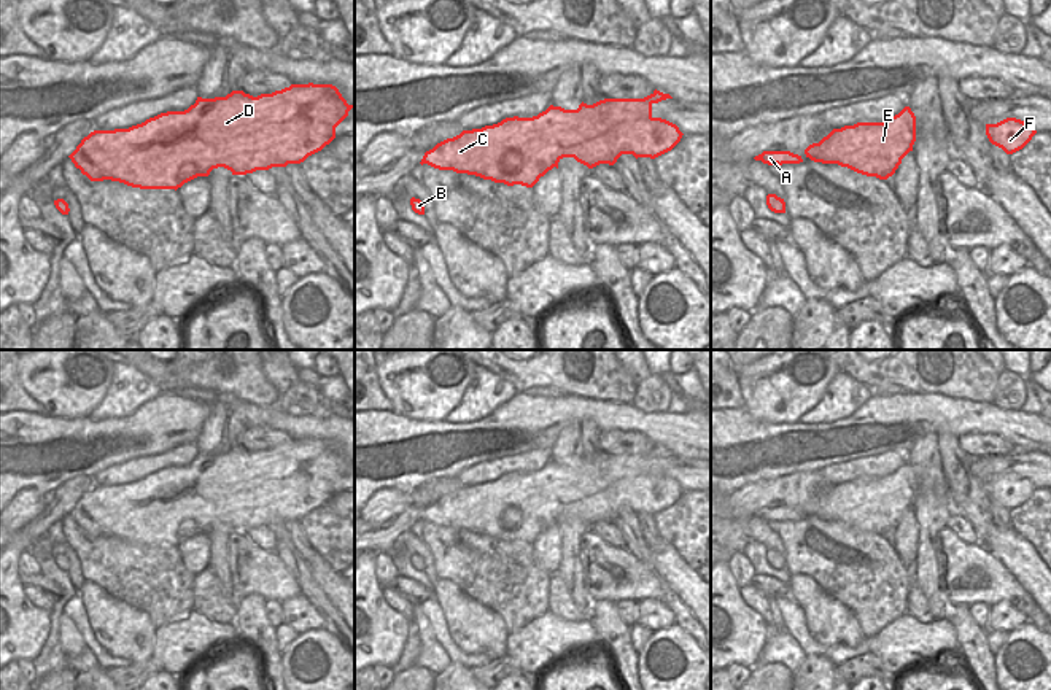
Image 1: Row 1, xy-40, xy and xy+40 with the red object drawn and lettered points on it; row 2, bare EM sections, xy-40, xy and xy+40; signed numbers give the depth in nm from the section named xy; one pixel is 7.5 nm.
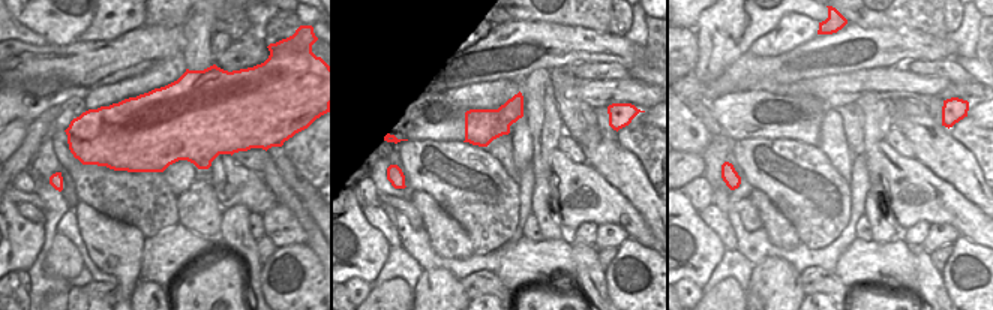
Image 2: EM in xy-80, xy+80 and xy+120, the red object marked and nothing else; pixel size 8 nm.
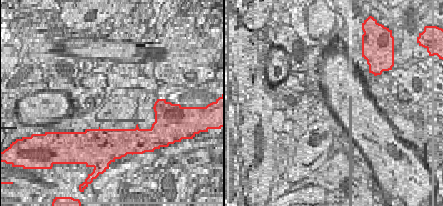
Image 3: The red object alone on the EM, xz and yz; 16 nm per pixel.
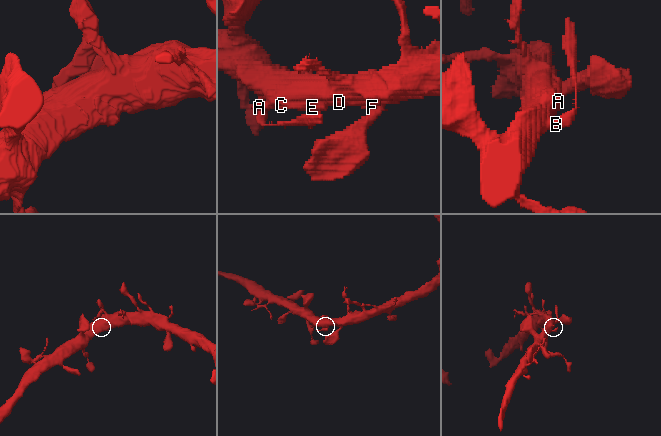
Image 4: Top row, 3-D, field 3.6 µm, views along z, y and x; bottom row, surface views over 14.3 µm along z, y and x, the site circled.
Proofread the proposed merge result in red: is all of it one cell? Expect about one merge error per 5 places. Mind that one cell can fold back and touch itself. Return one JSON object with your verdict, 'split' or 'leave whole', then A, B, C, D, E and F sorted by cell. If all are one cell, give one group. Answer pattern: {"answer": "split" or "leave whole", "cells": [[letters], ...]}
{"answer": "leave whole", "cells": [["A", "B", "C", "D", "E", "F"]]}

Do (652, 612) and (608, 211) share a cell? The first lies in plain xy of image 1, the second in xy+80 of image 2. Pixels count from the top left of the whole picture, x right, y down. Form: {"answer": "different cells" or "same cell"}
{"answer": "different cells"}

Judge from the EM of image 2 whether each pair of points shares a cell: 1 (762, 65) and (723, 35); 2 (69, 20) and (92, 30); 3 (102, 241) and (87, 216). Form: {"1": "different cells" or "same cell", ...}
{"1": "different cells", "2": "different cells", "3": "same cell"}

